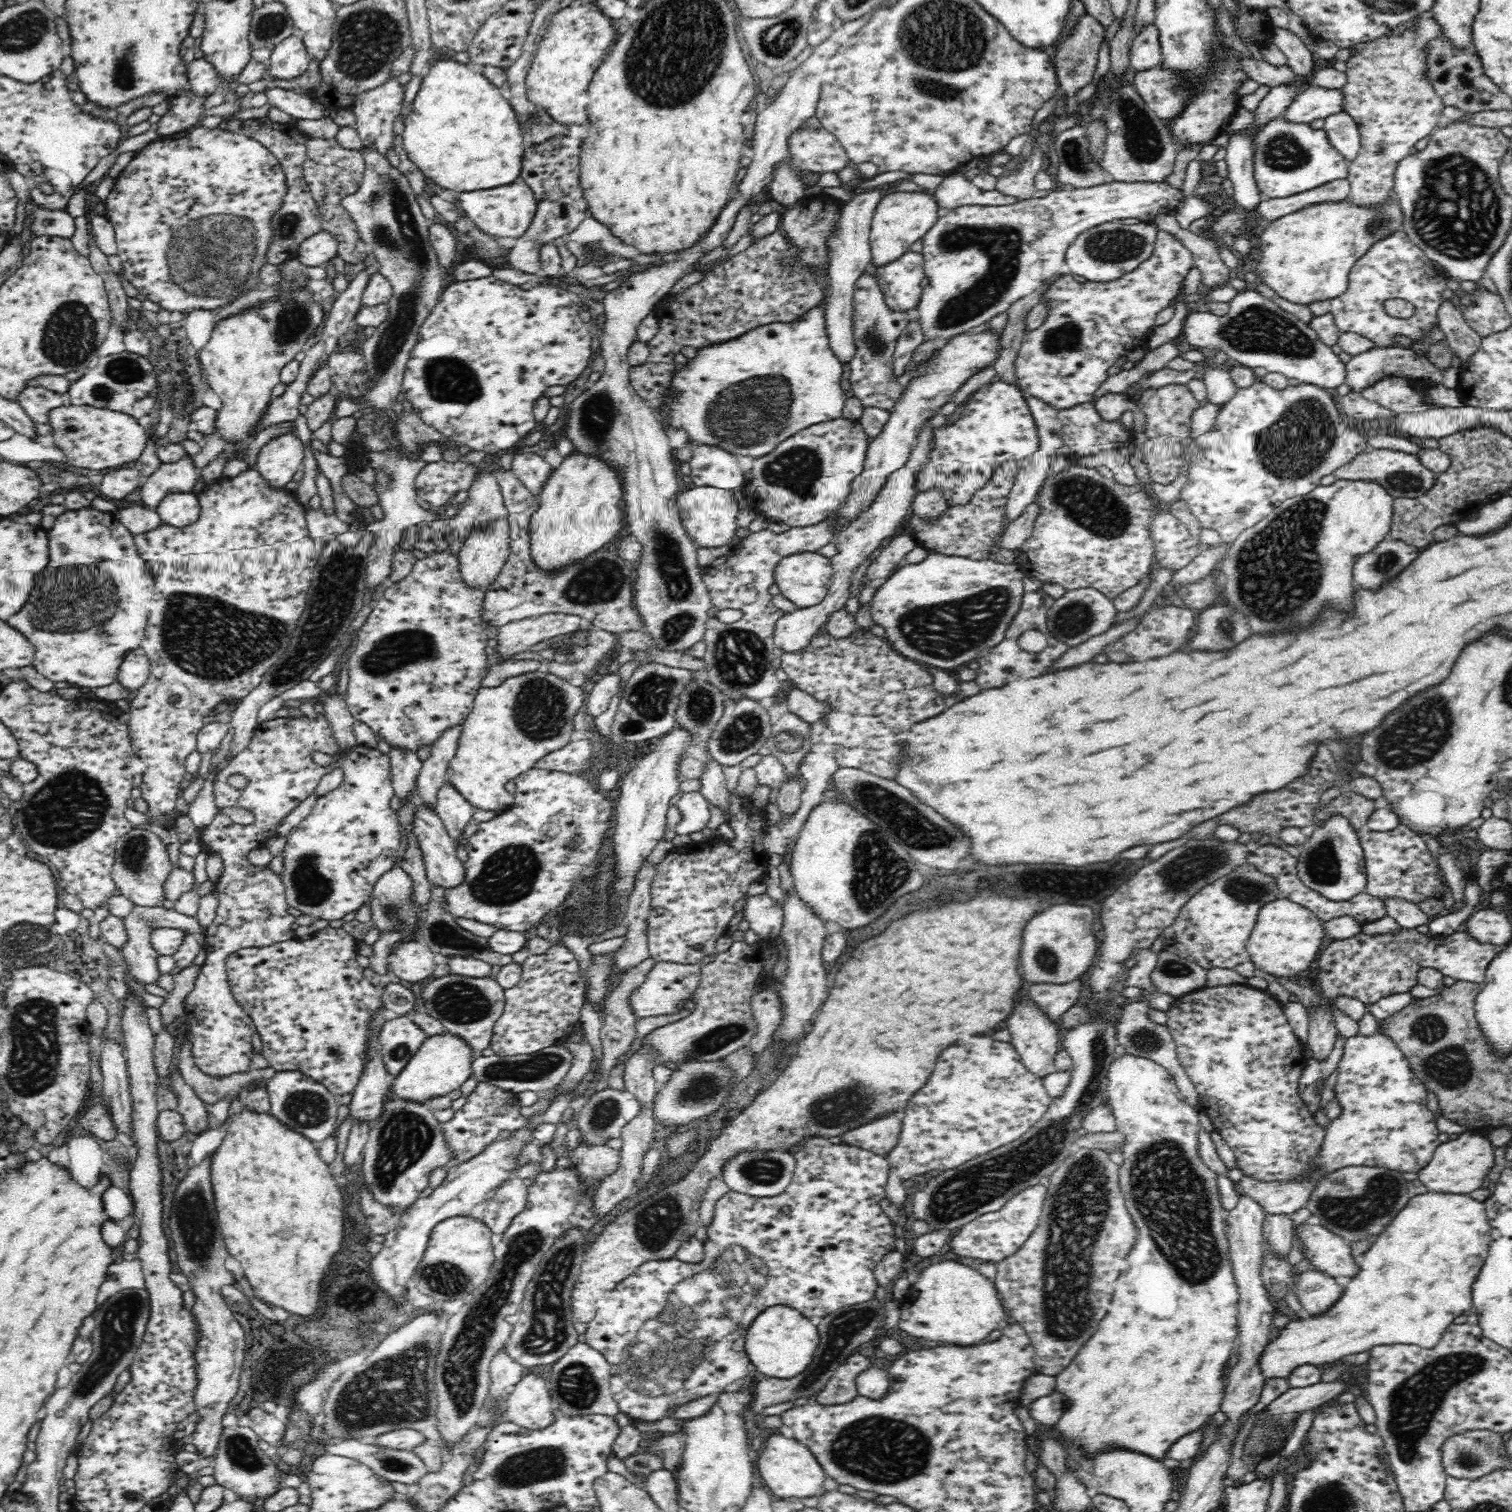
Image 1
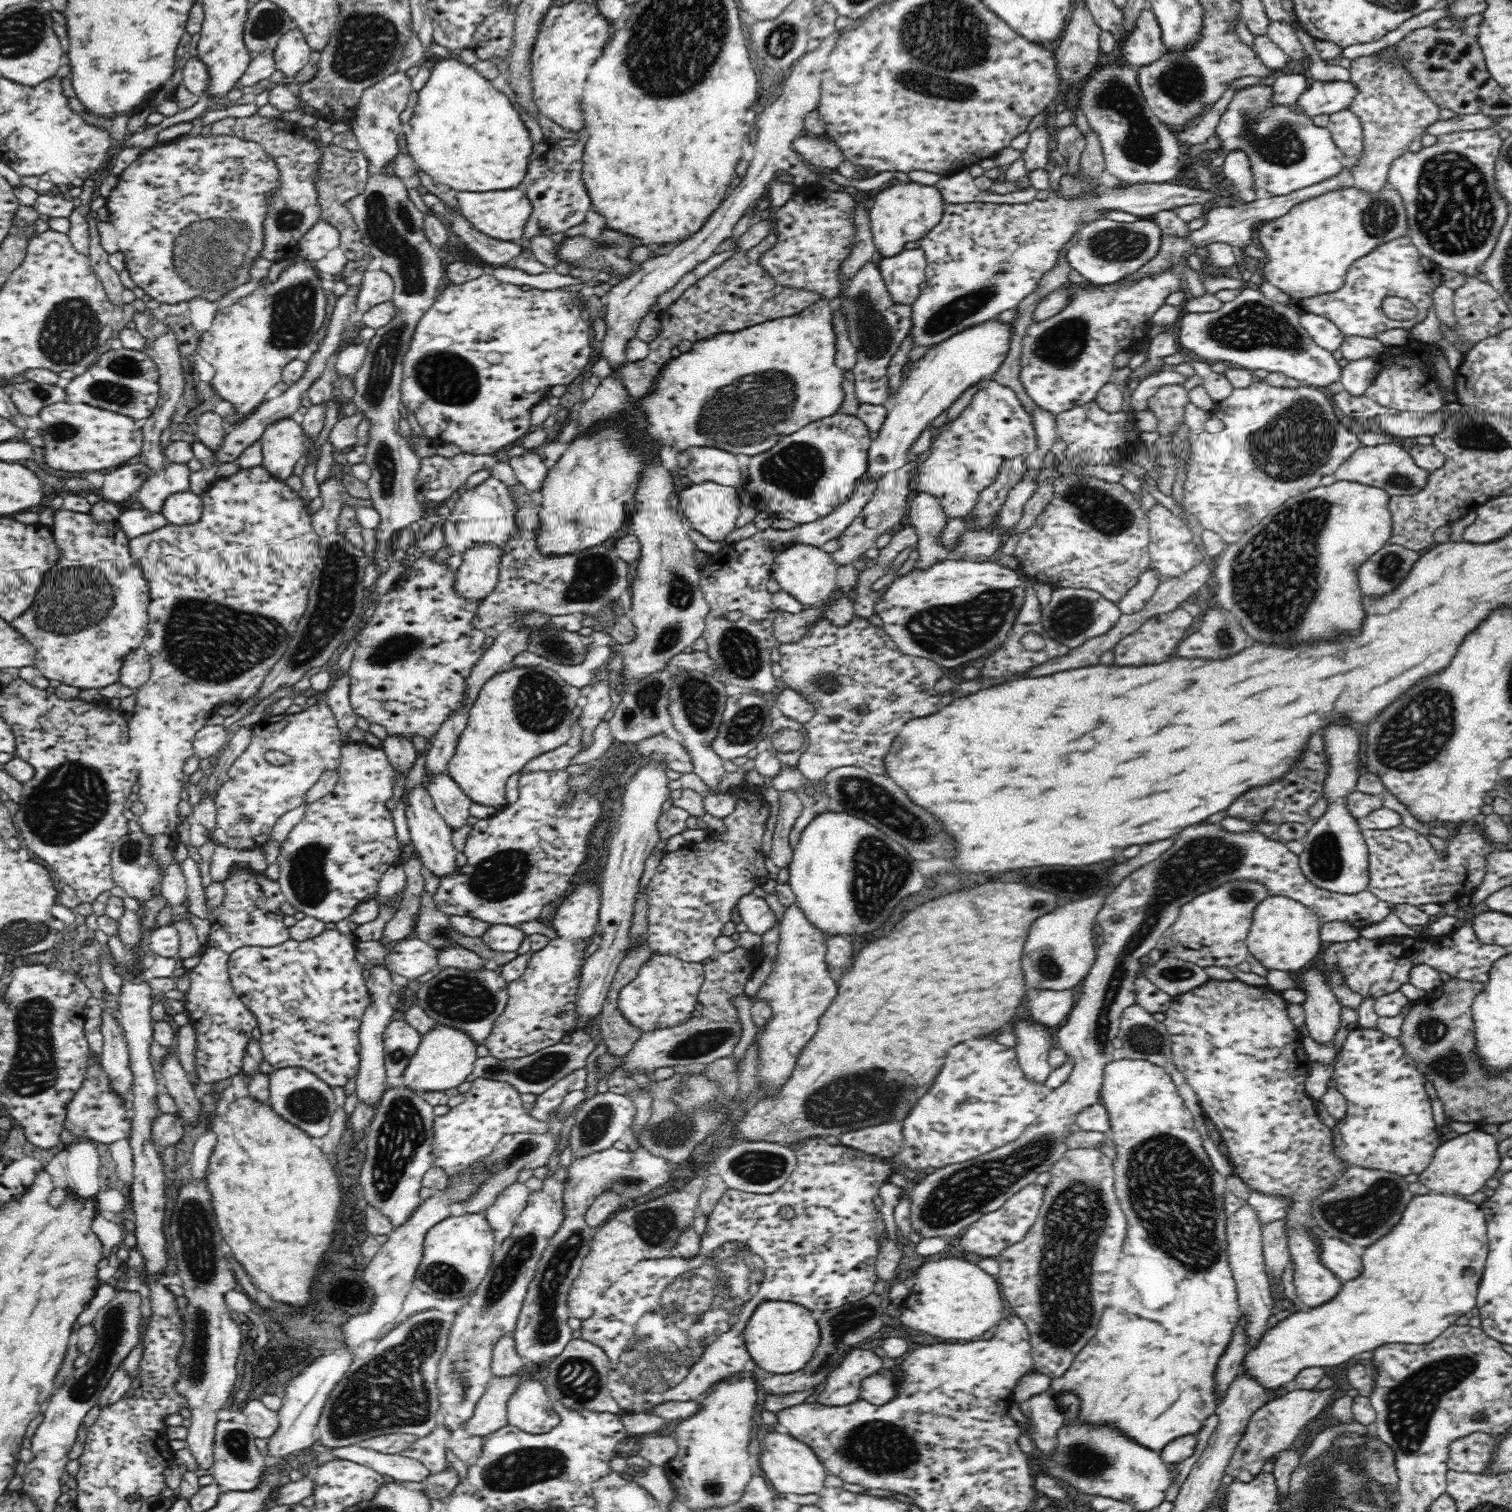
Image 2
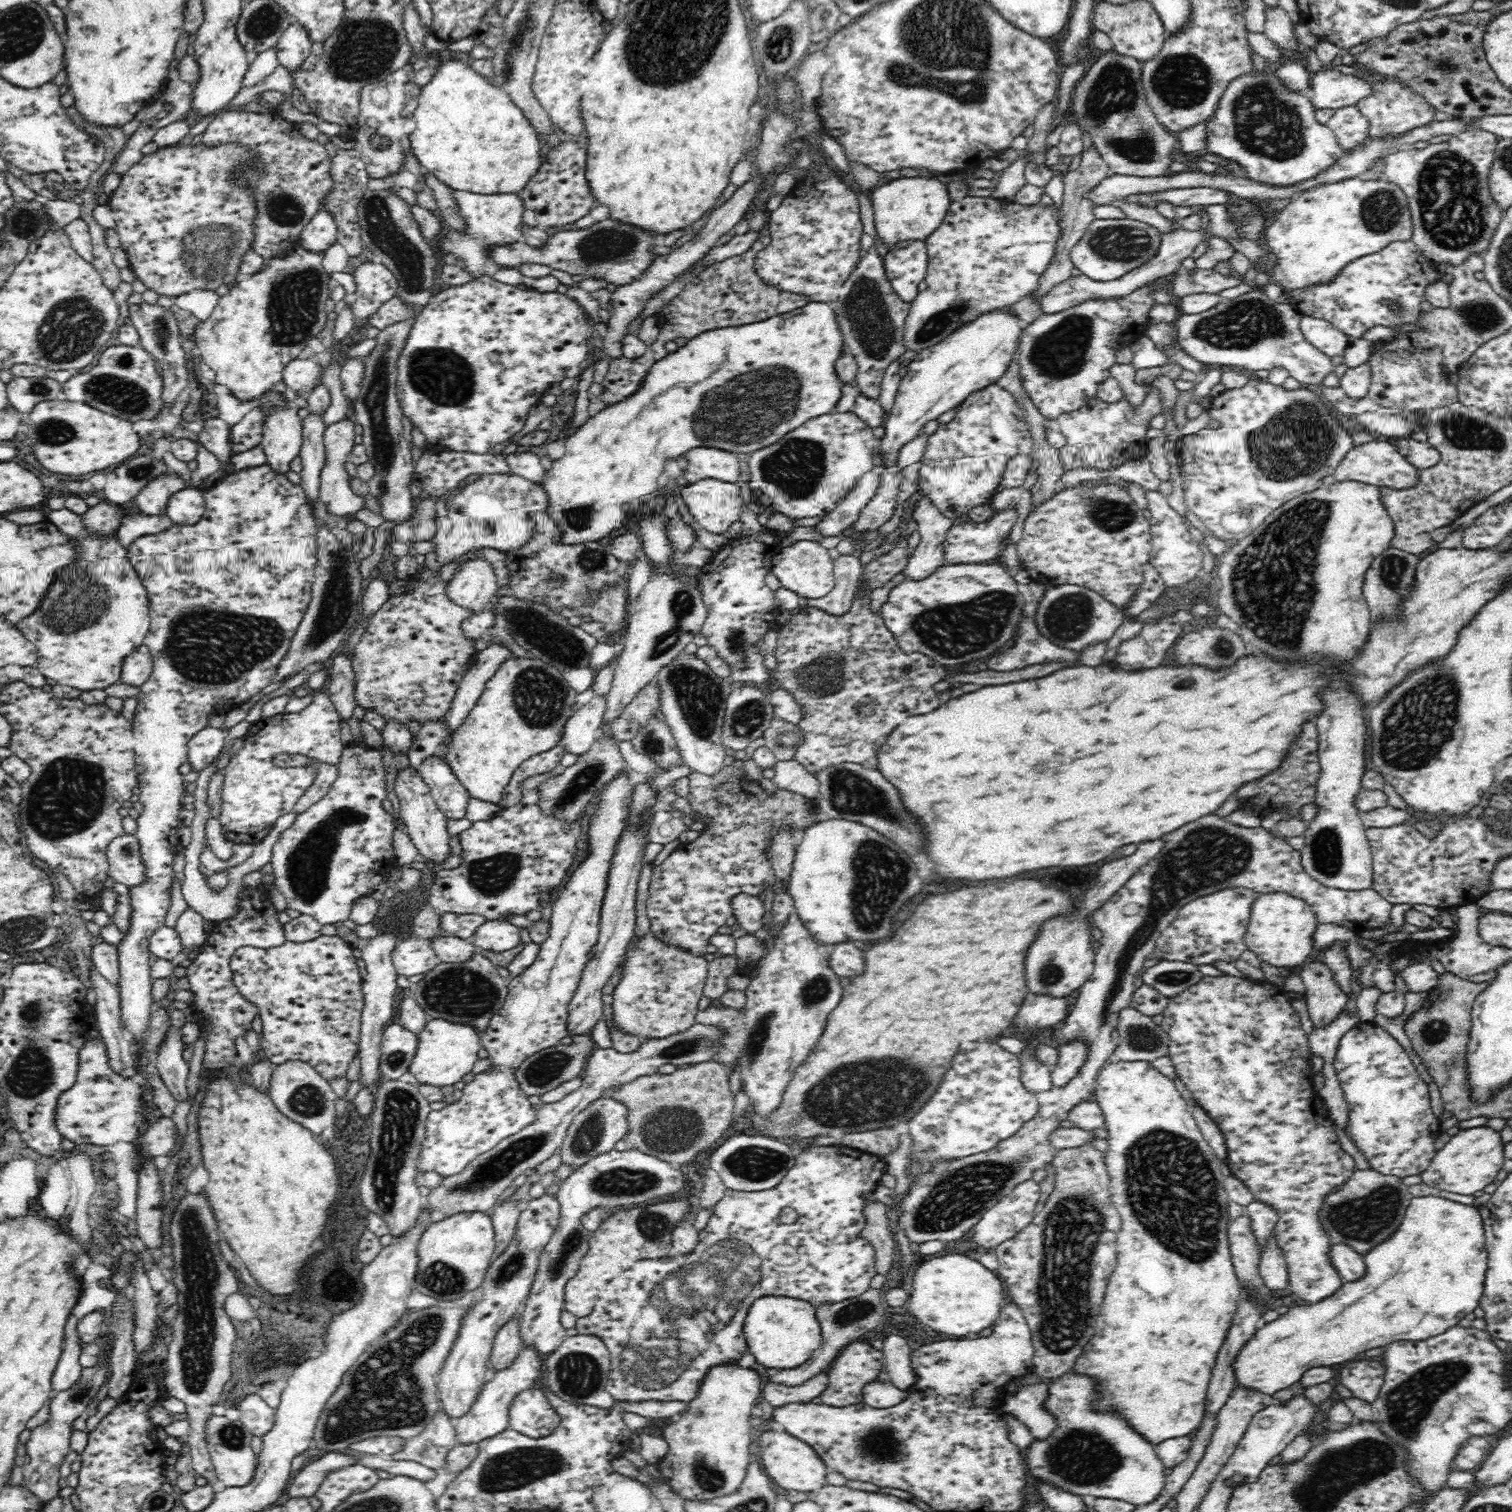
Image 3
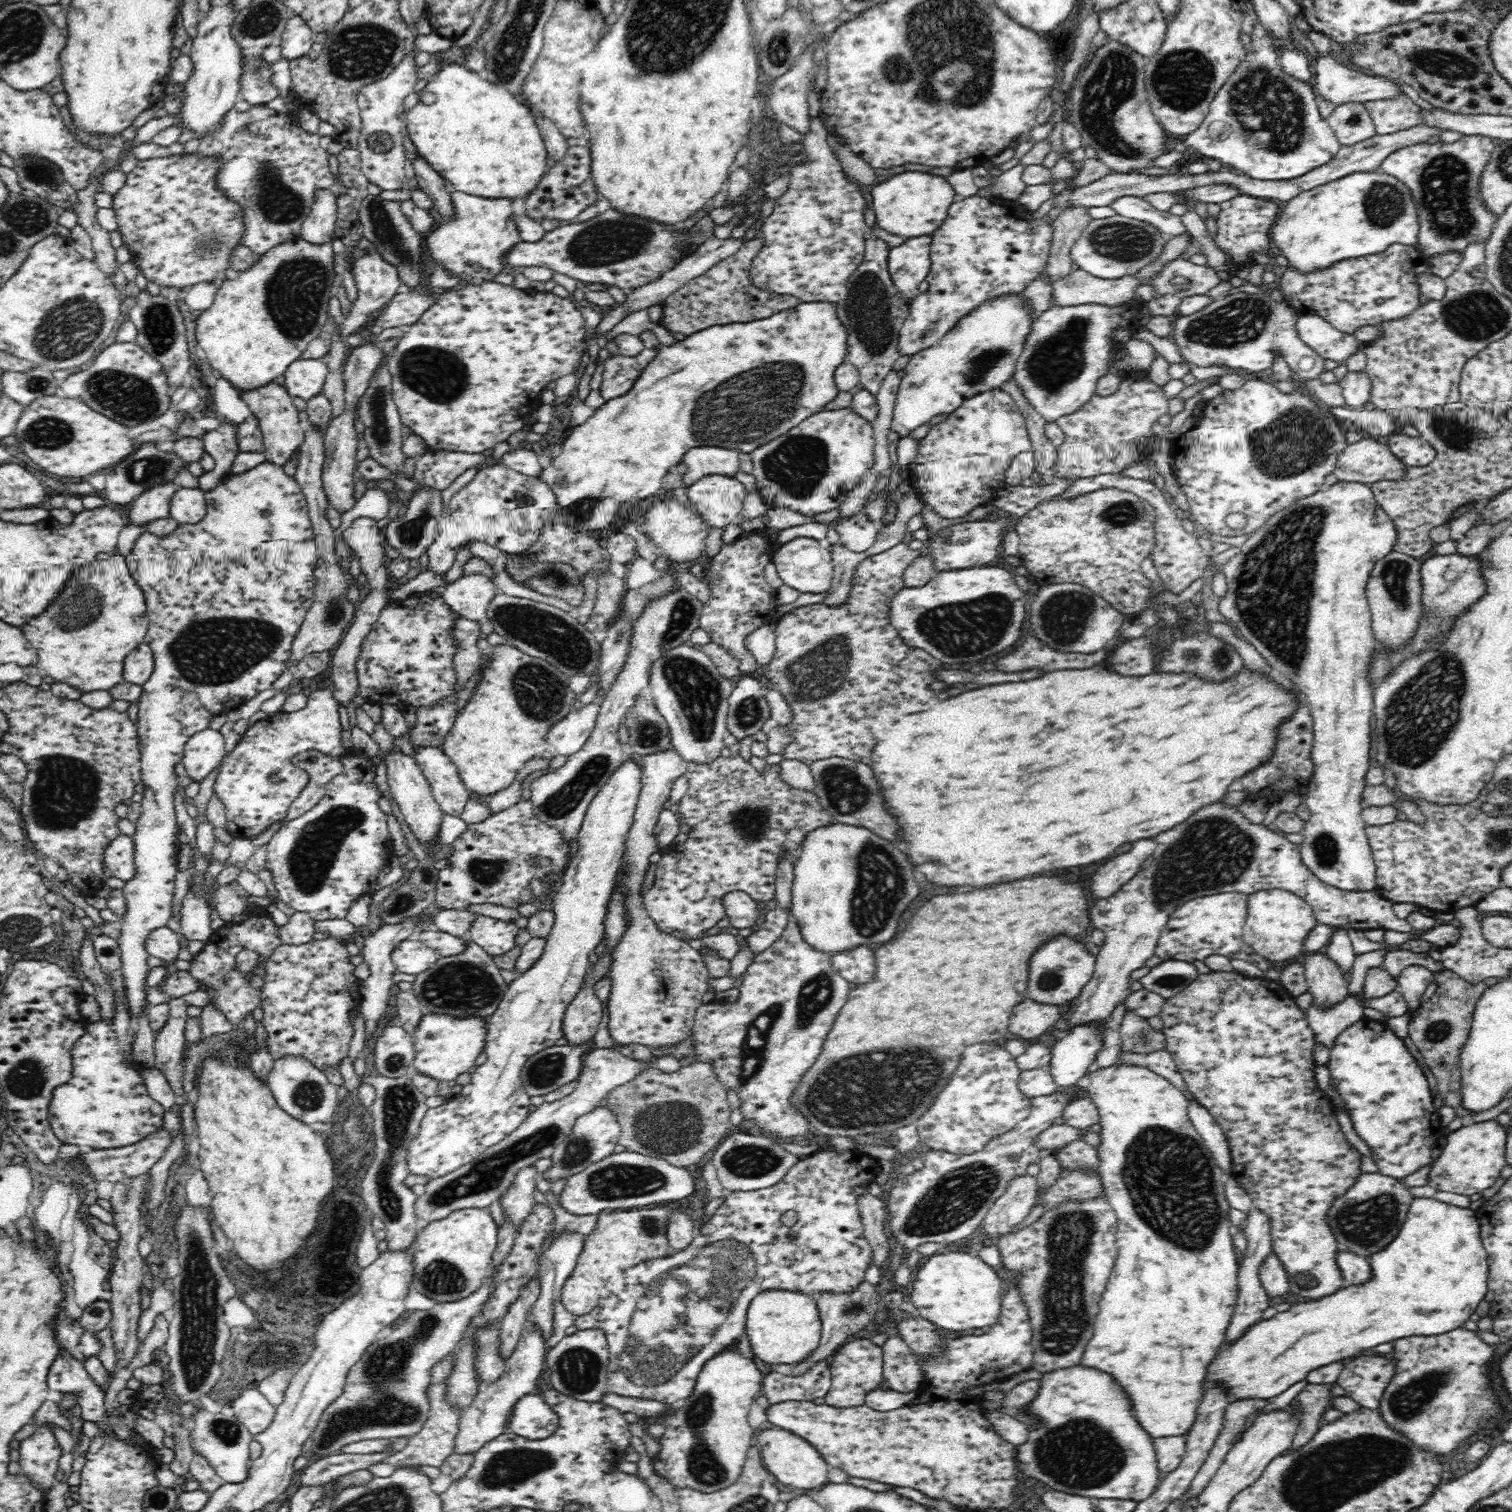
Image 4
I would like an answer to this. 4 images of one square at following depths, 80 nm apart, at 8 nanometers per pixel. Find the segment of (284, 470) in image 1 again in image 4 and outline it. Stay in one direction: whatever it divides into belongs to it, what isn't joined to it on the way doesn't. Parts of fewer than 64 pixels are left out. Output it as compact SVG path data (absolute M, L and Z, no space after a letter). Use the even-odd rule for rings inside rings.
M274 380L252 390L242 390L241 397L258 421L259 435L264 437L264 452L268 460L278 466L283 466L305 439L305 432L302 431L298 415L299 411L293 403L294 397L287 391L284 384Z

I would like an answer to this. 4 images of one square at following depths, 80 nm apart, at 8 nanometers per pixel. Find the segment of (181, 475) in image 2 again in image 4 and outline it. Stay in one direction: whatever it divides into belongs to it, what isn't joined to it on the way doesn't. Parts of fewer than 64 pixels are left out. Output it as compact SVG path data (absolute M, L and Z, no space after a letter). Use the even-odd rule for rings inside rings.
M179 484L156 485L137 496L132 501L128 514L128 524L145 527L159 518L170 517L170 503Z

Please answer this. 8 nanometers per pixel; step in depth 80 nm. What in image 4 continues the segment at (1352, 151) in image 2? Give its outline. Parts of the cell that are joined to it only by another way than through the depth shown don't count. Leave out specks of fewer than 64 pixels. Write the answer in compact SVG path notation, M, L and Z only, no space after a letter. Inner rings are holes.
M1342 102L1326 118L1343 146L1372 138L1377 132L1364 102Z

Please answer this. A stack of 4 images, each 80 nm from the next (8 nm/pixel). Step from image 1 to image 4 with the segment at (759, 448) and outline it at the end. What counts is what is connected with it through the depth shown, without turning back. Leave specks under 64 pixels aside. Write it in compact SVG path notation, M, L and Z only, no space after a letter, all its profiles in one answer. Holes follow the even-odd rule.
M801 302L768 318L709 326L704 330L698 330L695 334L686 335L684 340L676 341L671 346L660 344L652 332L644 332L640 334L639 338L645 349L656 351L656 356L650 360L648 366L644 367L642 374L636 378L636 382L632 384L632 388L626 394L606 401L585 423L576 425L572 429L570 435L562 443L561 455L553 458L550 466L543 468L540 473L540 477L556 495L560 508L559 515L568 516L570 514L570 516L574 516L576 522L572 526L583 532L604 530L610 524L614 524L614 516L616 516L620 504L624 504L624 502L630 502L630 500L636 502L636 500L648 498L656 492L663 492L662 480L667 476L672 466L677 466L683 462L683 456L691 448L722 446L751 453L755 448L768 444L794 426L798 426L808 416L822 411L826 402L830 402L838 394L836 383L834 383L834 373L836 368L845 362L848 352L848 330L845 329L838 317L835 303L831 302Z

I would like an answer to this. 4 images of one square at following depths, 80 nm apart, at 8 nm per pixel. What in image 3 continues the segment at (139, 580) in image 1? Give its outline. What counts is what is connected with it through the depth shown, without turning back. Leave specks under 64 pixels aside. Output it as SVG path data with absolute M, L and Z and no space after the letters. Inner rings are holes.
M62 508L62 510L52 510L52 512L48 514L48 518L54 522L61 532L73 538L75 544L77 544L77 548L79 548L79 557L72 564L65 566L62 570L57 572L57 579L55 583L52 583L50 590L44 597L44 602L42 602L40 610L34 612L32 616L20 620L16 626L24 632L24 636L26 636L32 644L36 644L36 648L38 648L38 668L40 668L40 672L42 672L46 678L52 678L52 680L56 680L58 684L66 684L66 686L70 686L82 692L106 690L110 687L110 684L116 684L116 682L120 680L120 668L122 668L124 659L128 654L134 652L137 647L143 644L143 640L149 630L150 619L147 592L138 578L136 569L134 569L132 563L128 561L126 548L118 543L116 534L112 537L96 537L96 535L90 535L90 533L84 531L84 527L82 527L82 517L71 510L66 510L66 508Z

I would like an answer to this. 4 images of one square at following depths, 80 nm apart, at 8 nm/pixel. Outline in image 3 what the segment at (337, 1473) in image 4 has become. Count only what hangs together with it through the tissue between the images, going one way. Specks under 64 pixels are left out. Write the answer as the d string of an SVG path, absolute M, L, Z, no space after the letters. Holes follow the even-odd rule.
M342 1452L326 1453L324 1456L310 1462L300 1469L299 1474L288 1486L287 1499L294 1496L315 1496L315 1492L324 1482L329 1472L343 1469L347 1466L361 1464L359 1457Z

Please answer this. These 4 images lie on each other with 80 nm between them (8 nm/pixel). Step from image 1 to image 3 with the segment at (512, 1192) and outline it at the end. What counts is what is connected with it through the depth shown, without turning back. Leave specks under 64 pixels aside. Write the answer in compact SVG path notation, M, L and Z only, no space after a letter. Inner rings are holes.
M528 1184L518 1188L516 1194L514 1194L508 1202L504 1202L502 1206L494 1207L490 1211L496 1234L496 1248L493 1254L494 1259L500 1256L500 1254L508 1248L508 1245L512 1244L519 1216L523 1209L523 1207L519 1208L519 1205L530 1200L529 1191L530 1186L528 1186Z

